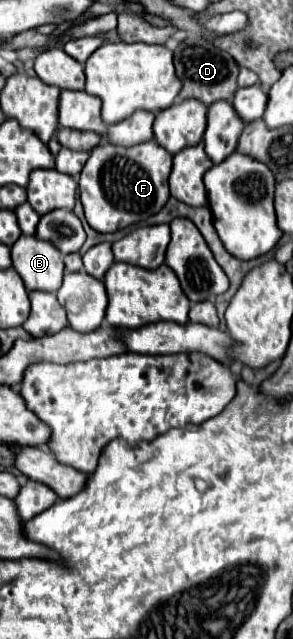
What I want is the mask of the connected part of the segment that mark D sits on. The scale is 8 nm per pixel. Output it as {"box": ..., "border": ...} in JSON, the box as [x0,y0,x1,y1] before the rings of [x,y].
{"box":[174,36,238,106],"border":[[[188,36],[184,42],[178,44],[174,50],[174,66],[176,74],[182,80],[180,98],[196,98],[204,106],[210,106],[218,100],[230,100],[236,92],[236,76],[238,76],[238,64],[226,50],[218,50],[212,42],[204,38]]]}

